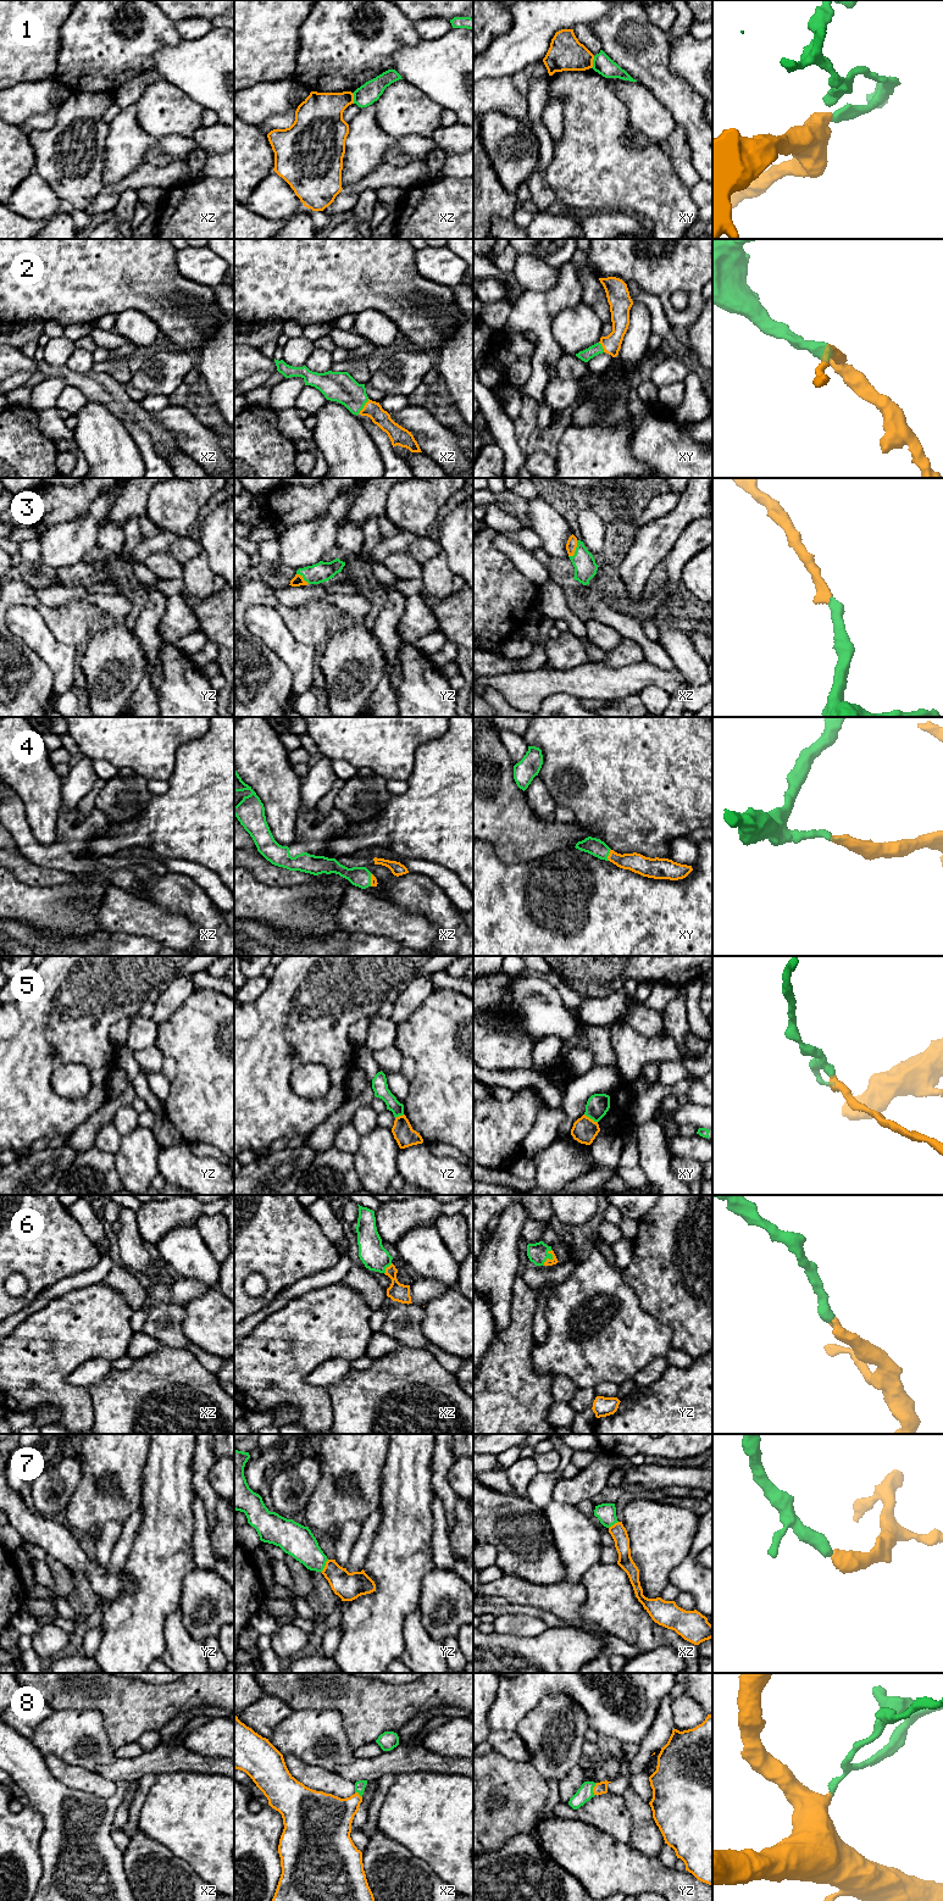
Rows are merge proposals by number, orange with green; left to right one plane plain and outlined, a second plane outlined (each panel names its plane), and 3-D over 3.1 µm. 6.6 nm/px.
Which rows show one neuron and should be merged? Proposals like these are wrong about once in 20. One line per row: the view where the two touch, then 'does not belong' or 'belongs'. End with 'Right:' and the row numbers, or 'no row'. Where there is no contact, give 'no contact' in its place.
1: contact in xy; does not belong
2: contact in xz; belongs
3: contact in xz; belongs
4: contact in xy; belongs
5: contact in xy; belongs
6: contact in yz; belongs
7: contact in yz; belongs
8: contact in yz; belongs
Right: 2, 3, 4, 5, 6, 7, 8

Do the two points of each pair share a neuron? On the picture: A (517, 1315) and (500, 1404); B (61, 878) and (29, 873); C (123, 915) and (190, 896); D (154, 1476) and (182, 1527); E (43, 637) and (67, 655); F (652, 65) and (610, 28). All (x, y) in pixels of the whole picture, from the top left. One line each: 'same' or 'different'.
A: same
B: same
C: different
D: same
E: same
F: same

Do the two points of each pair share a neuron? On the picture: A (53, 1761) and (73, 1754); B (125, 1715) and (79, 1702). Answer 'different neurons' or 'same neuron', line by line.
A: different neurons
B: same neuron

